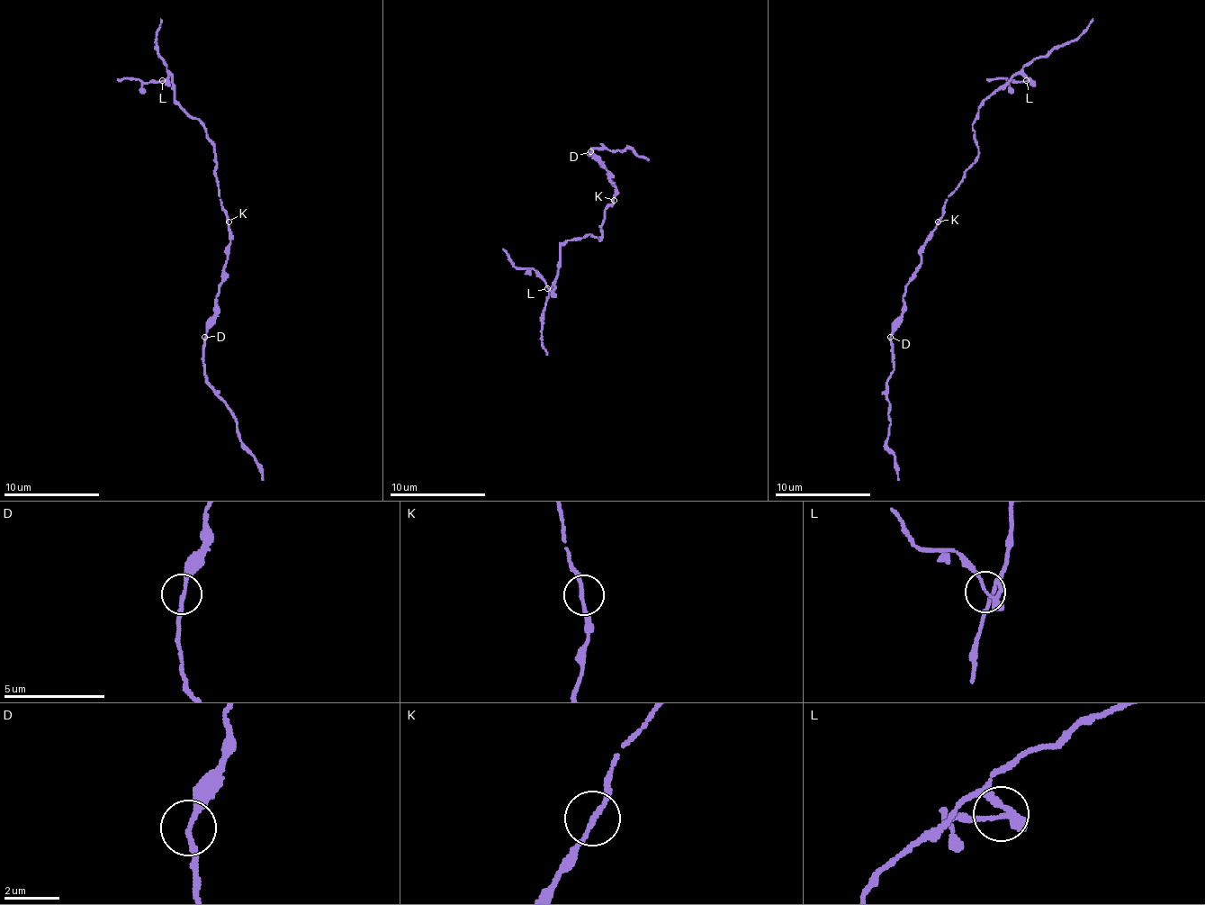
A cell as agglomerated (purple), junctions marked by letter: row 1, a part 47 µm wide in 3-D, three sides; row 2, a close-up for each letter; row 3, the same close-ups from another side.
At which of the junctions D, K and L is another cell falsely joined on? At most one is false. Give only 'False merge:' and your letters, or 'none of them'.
False merge: L

